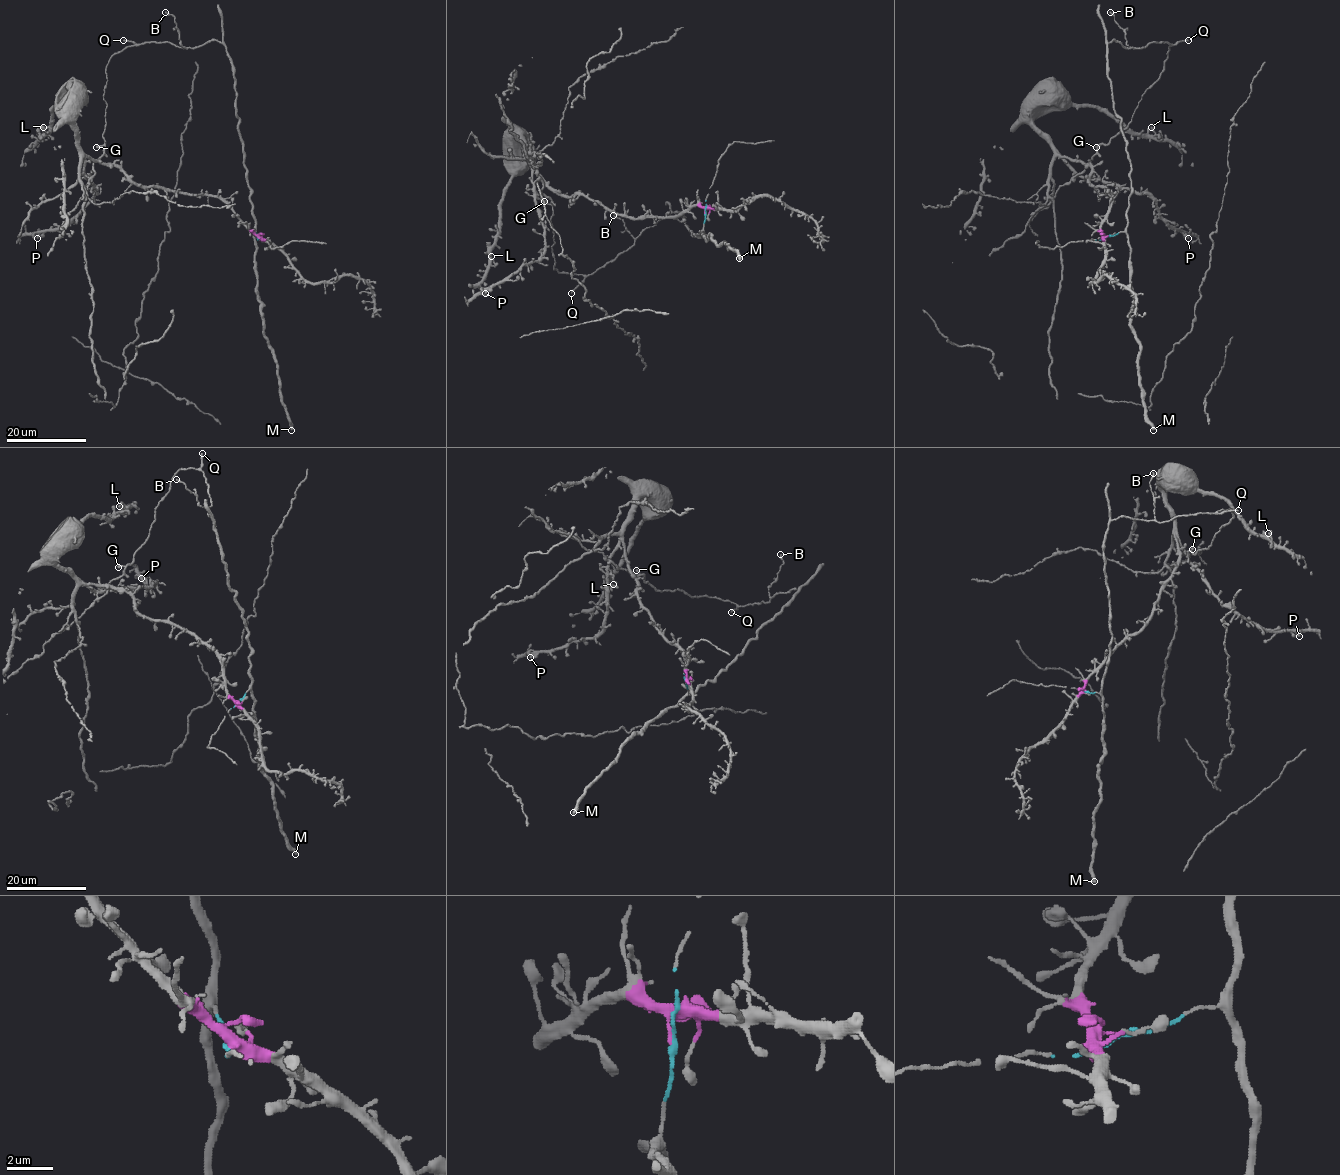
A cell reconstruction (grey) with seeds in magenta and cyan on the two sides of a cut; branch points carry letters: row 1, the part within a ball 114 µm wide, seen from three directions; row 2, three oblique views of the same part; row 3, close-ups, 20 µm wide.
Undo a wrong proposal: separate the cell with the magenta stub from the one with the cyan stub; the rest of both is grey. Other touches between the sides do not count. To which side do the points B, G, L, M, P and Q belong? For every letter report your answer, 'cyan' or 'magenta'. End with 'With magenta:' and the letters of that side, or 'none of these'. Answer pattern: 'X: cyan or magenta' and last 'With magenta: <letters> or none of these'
B: cyan
G: cyan
L: magenta
M: cyan
P: magenta
Q: cyan
With magenta: L, P

